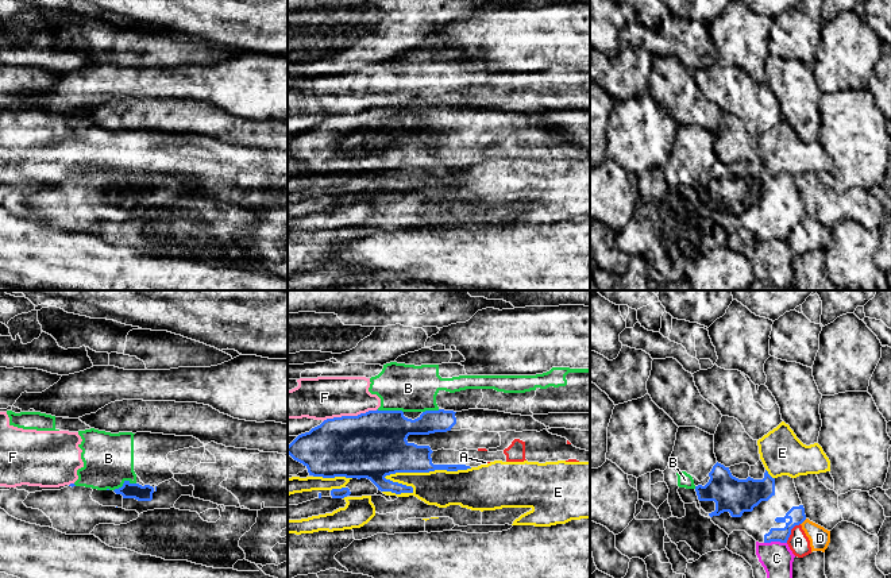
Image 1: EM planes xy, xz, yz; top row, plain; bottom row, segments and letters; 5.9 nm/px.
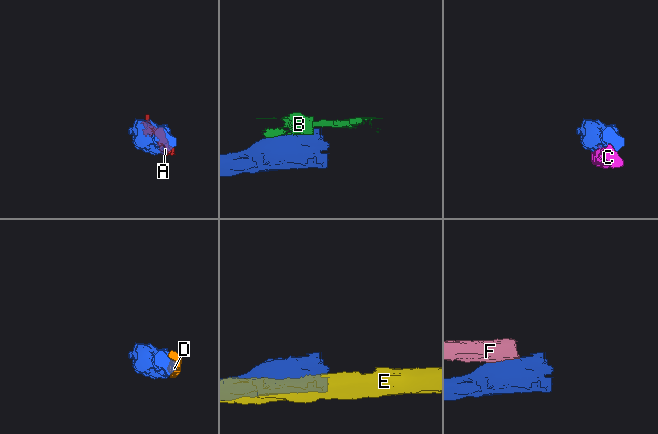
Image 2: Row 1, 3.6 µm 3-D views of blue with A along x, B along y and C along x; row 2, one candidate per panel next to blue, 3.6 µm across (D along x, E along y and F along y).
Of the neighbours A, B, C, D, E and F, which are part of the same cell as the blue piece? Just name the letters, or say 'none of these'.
none of these

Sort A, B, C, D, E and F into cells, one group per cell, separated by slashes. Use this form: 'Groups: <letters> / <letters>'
Groups: A D / B F / C / E

